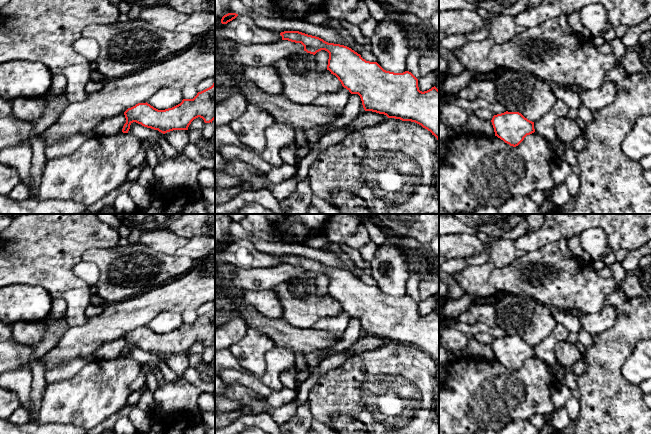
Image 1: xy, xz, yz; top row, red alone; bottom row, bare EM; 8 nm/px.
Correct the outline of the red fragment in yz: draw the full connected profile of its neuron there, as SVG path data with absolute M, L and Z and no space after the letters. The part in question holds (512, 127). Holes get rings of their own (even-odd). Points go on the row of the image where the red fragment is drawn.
M504 112L494 115L492 120L495 136L510 146L518 146L527 135L535 132L534 122L519 112Z

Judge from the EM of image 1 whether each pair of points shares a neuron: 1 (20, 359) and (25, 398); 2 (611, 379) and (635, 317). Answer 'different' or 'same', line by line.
1: different
2: same

